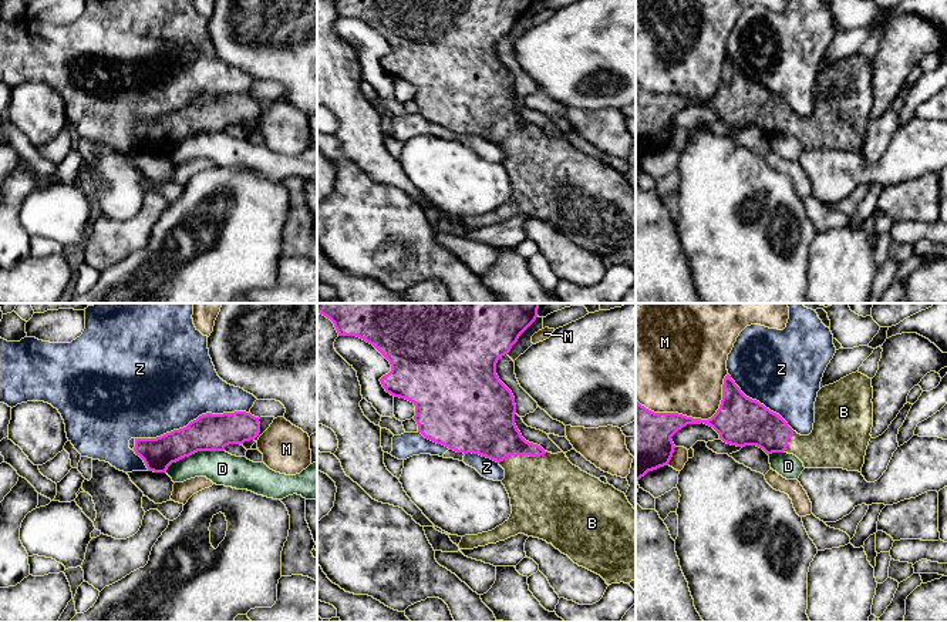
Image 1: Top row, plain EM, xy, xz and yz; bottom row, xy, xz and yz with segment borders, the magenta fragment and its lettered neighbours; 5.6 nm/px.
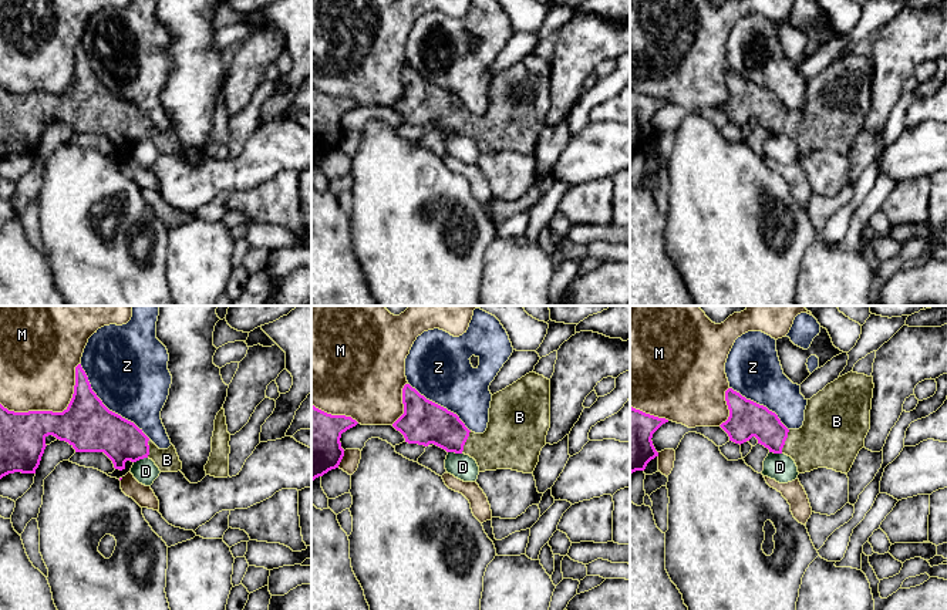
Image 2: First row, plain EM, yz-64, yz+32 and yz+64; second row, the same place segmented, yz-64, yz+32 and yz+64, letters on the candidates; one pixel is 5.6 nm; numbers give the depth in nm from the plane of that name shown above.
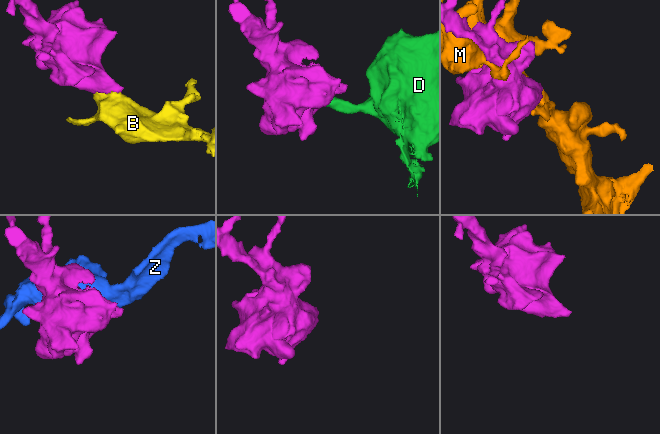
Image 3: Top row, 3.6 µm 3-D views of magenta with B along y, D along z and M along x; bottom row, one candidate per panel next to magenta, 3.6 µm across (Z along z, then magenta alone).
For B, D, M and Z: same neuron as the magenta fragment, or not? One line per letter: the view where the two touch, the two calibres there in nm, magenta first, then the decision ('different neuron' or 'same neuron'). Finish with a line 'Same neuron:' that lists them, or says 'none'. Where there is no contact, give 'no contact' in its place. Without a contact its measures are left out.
B: xz | 300/420 nm | same neuron
D: xy | 220/190 nm | different neuron
M: yz | 260/420 nm | different neuron
Z: xy | 220/500 nm | different neuron
Same neuron: B

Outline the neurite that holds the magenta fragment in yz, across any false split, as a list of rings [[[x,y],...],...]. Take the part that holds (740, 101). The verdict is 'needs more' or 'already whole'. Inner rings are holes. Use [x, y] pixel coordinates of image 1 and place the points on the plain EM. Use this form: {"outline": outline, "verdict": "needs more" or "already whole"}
{"outline": [[[859,53],[822,68],[815,83],[815,104],[809,117],[798,115],[779,95],[747,78],[729,56],[724,60],[719,90],[708,101],[678,94],[654,94],[636,81],[636,161],[638,162],[648,152],[668,147],[675,130],[671,118],[687,105],[701,104],[712,108],[719,120],[731,127],[756,127],[768,137],[772,134],[793,135],[803,144],[805,149],[843,149],[860,154],[872,120],[872,80],[872,60]]], "verdict": "needs more"}

